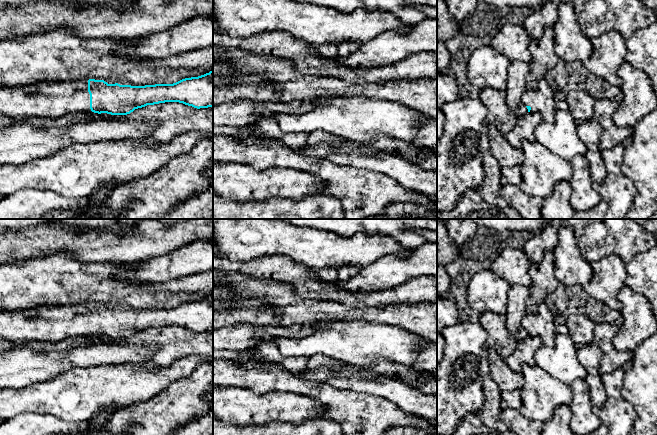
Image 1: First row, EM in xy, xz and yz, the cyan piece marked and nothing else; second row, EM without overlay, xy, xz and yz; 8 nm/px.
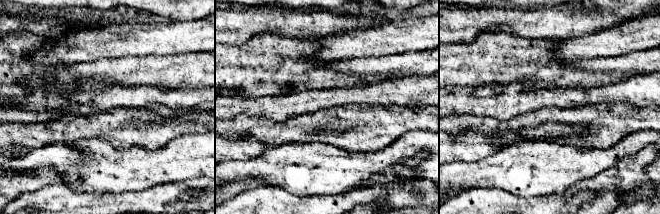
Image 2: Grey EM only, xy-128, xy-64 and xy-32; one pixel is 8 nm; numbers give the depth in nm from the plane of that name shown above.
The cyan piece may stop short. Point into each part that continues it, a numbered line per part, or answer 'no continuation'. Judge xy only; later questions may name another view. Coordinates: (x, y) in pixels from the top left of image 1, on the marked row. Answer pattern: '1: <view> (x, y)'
1: xy (52, 101)

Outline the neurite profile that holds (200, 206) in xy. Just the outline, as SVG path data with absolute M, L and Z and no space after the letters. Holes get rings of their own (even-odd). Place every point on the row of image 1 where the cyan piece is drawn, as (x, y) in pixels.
M213 186L175 206L162 219L213 219Z

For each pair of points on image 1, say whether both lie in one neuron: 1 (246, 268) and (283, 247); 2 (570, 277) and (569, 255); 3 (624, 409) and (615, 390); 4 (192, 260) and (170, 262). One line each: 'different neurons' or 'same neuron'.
1: different neurons
2: same neuron
3: different neurons
4: same neuron

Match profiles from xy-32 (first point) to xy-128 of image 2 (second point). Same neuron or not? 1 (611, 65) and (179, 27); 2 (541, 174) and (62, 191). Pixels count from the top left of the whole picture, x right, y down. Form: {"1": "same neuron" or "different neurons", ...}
{"1": "different neurons", "2": "different neurons"}

